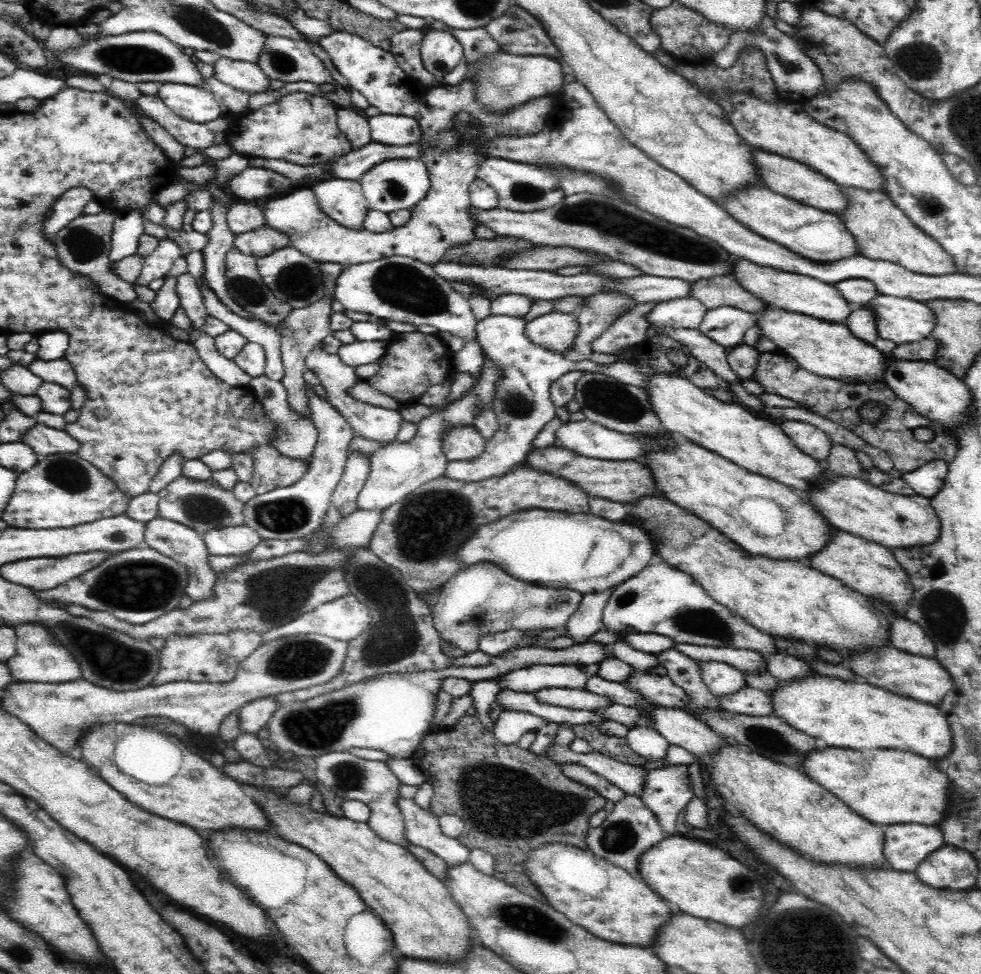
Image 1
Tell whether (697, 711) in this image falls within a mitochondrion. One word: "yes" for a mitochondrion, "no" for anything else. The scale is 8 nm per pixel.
no

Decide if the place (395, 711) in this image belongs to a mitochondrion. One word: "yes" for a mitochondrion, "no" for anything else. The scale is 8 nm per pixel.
no

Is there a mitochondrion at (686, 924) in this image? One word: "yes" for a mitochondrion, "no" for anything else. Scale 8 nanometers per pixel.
no

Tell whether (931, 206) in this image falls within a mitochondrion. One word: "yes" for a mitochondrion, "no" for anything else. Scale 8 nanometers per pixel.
yes

